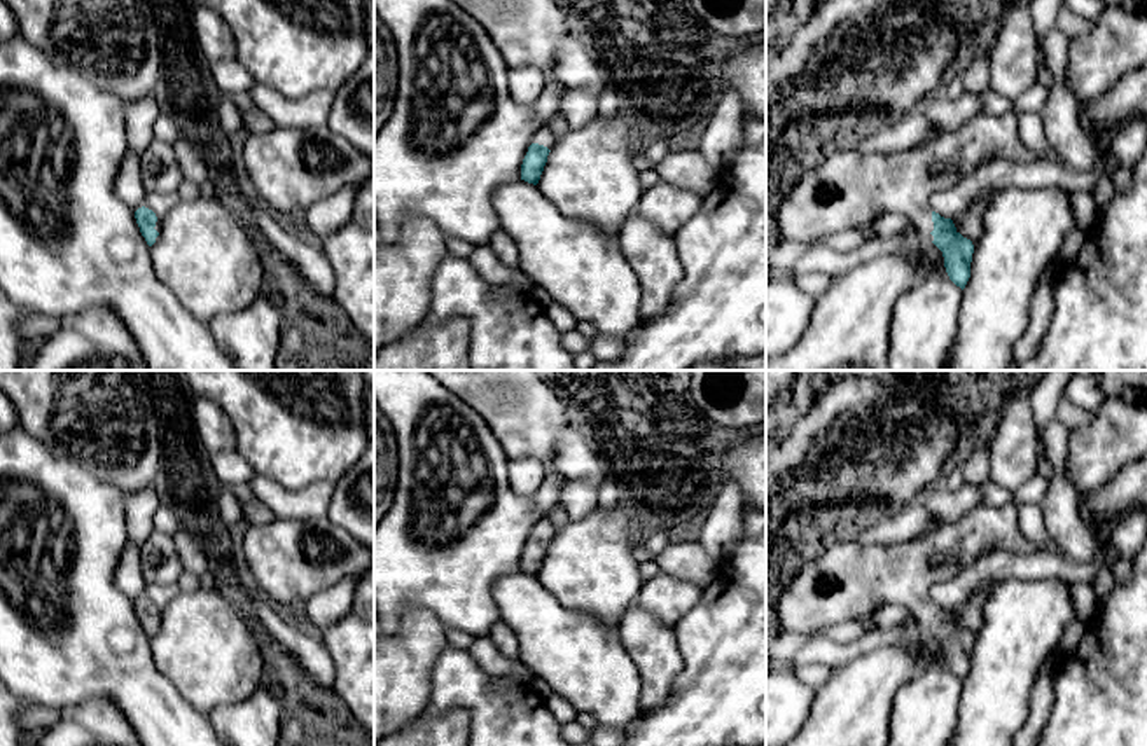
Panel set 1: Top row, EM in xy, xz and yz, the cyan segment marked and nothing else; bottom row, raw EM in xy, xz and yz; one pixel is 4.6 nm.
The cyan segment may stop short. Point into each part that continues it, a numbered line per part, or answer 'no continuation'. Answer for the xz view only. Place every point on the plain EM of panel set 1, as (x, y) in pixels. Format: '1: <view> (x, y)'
1: xz (544, 528)

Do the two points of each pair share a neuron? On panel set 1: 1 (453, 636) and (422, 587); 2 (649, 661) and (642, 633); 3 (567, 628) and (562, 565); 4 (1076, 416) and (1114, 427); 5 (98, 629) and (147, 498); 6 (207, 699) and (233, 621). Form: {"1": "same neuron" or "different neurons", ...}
{"1": "different neurons", "2": "same neuron", "3": "different neurons", "4": "different neurons", "5": "different neurons", "6": "same neuron"}

